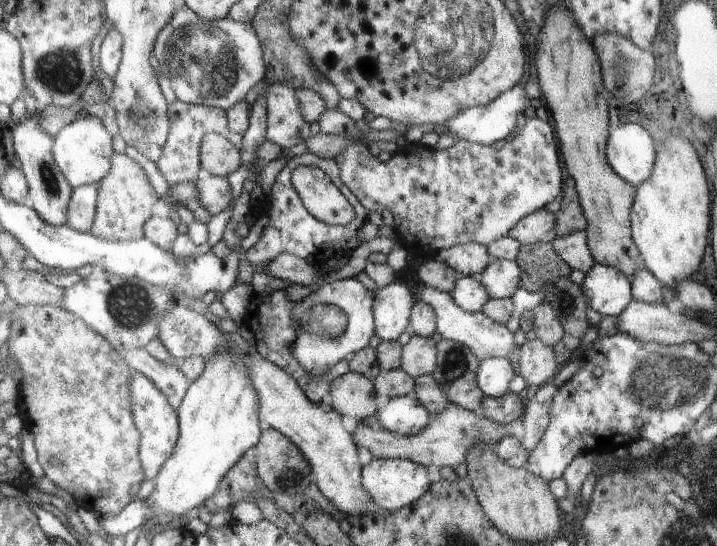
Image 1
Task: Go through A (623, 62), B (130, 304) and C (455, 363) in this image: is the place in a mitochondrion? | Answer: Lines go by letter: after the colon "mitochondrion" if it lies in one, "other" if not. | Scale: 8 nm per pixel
A: mitochondrion
B: mitochondrion
C: mitochondrion

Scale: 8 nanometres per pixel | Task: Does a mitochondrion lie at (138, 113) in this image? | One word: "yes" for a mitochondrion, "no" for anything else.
yes

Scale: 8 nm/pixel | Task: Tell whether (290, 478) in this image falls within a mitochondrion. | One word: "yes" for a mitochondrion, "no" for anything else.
yes

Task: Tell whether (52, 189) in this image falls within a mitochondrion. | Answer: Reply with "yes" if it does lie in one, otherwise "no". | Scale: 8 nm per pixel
yes

